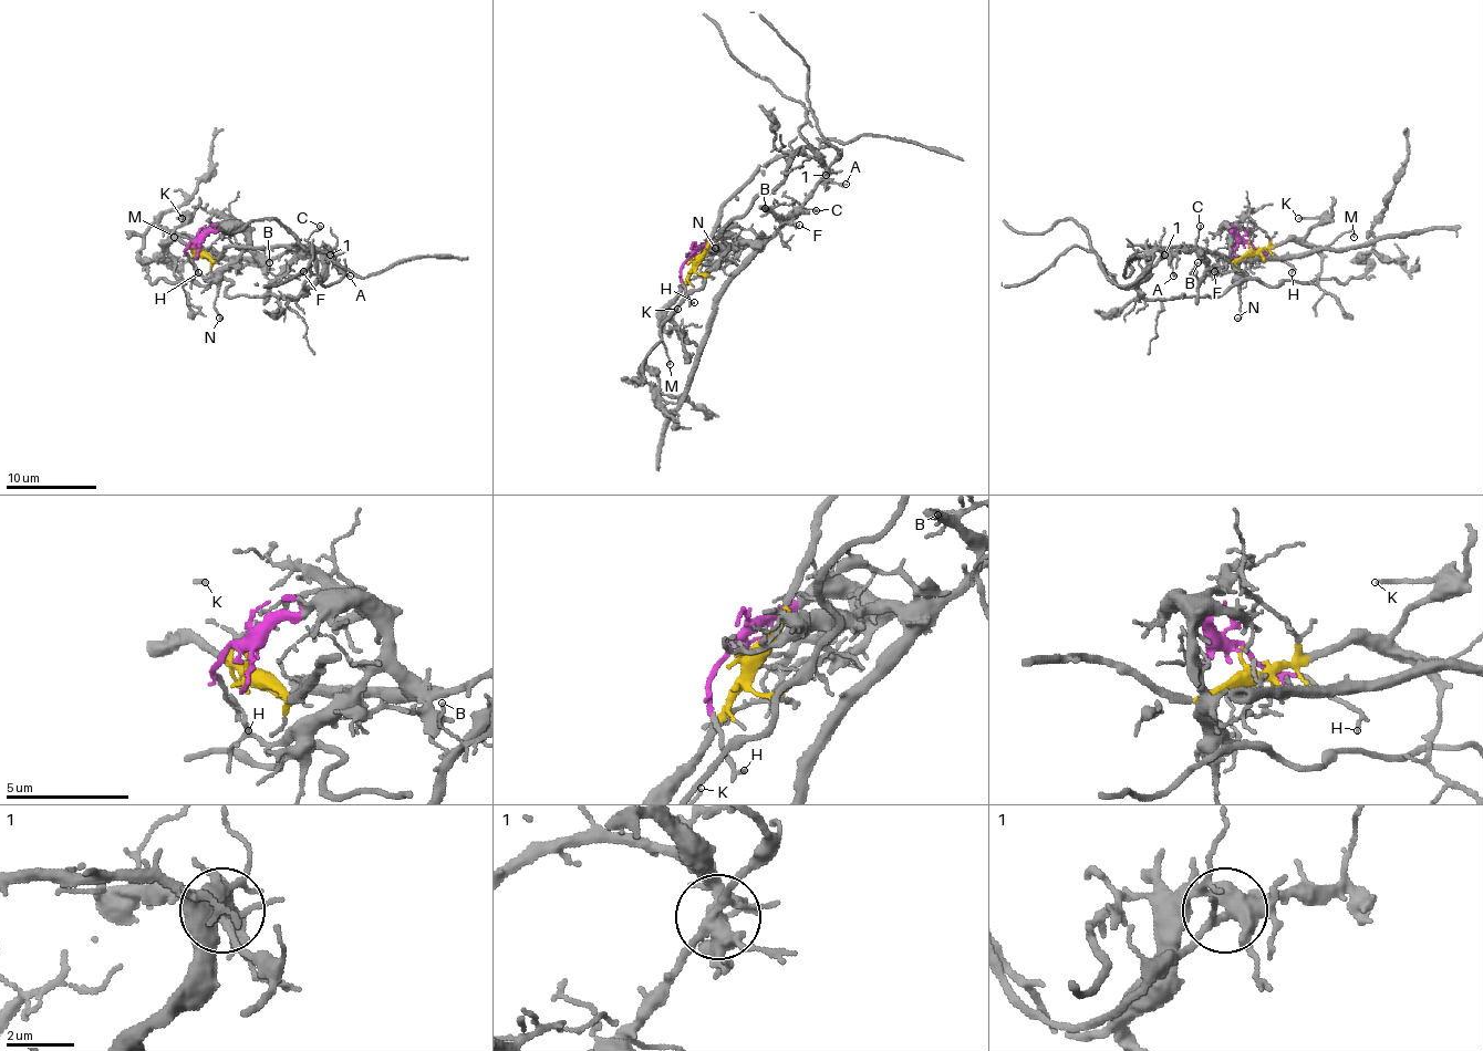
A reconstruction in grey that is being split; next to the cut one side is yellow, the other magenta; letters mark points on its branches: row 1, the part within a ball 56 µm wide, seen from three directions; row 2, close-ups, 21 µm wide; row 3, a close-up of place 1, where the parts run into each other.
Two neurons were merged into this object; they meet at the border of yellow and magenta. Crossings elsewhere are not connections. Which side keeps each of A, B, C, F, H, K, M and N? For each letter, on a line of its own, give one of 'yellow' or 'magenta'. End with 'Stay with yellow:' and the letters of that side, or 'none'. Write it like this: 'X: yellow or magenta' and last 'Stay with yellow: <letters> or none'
A: yellow
B: magenta
C: magenta
F: magenta
H: magenta
K: yellow
M: yellow
N: magenta
Stay with yellow: A, K, M

